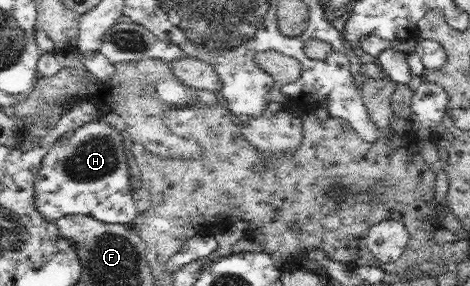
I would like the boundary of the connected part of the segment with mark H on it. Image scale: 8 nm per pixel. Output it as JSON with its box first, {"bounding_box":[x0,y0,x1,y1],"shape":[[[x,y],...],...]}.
{"bounding_box":[34,117,138,224],"shape":[[[103,117],[89,121],[81,125],[79,129],[65,133],[61,139],[50,147],[48,155],[43,159],[34,184],[35,208],[47,222],[57,223],[67,215],[82,214],[95,220],[111,224],[129,224],[138,217],[135,203],[133,202],[134,191],[131,190],[130,168],[124,150],[122,133],[111,127]]]}

